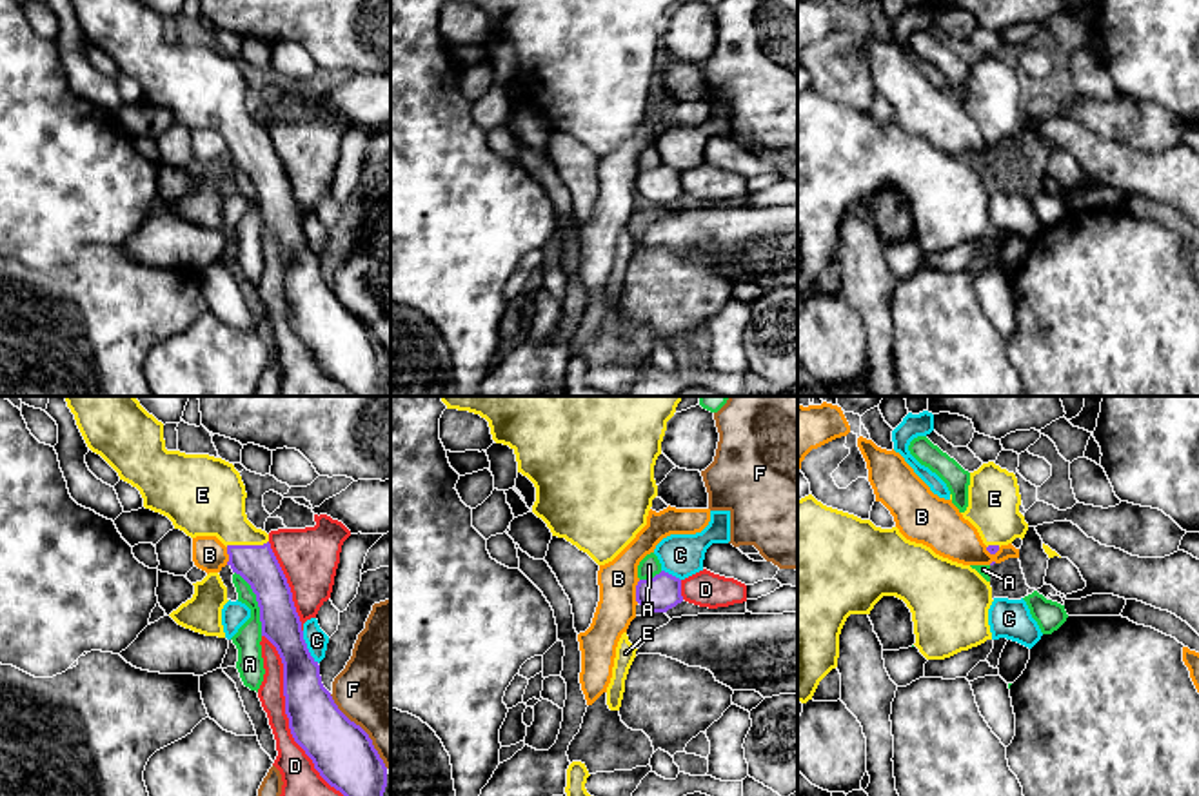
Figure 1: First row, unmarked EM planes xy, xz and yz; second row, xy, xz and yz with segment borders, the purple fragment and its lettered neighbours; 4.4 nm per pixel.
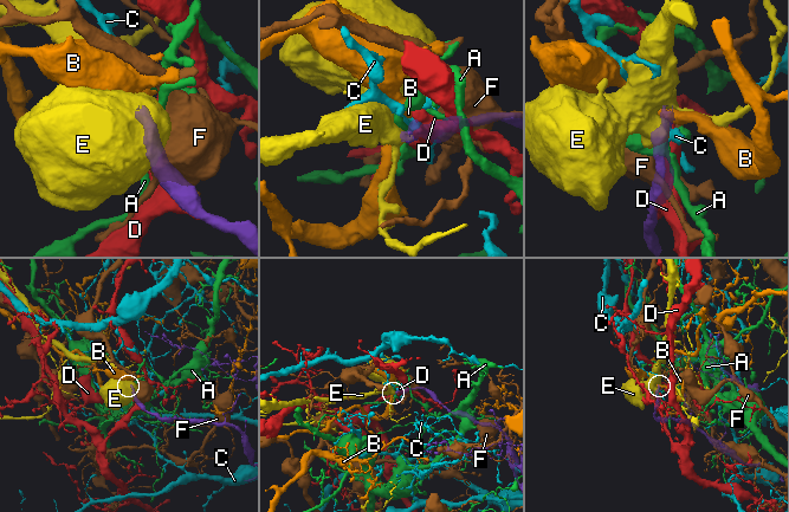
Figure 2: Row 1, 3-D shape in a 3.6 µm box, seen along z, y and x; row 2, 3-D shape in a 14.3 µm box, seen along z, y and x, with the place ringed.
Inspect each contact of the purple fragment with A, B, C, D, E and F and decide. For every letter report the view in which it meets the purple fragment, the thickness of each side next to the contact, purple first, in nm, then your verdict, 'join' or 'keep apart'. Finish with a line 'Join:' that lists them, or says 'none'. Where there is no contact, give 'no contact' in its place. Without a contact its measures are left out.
A: xy | 180/120 nm | keep apart
B: xz | 160/170 nm | keep apart
C: xy | 200/100 nm | keep apart
D: xy | 260/160 nm | keep apart
E: xy | 180/300 nm | join
F: xy | 280/440 nm | keep apart
Join: E

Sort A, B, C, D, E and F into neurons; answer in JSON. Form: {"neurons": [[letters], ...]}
{"neurons": [["A"], ["B"], ["C"], ["D"], ["E"], ["F"]]}

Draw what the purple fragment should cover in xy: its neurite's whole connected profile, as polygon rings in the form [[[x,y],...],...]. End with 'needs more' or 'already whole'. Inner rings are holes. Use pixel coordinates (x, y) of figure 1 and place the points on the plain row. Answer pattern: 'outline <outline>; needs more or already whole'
outline [[[69,0],[87,40],[100,47],[120,69],[136,80],[144,100],[167,109],[187,129],[216,129],[229,147],[227,158],[256,187],[262,229],[278,244],[283,256],[285,307],[294,334],[312,353],[320,369],[352,396],[383,396],[387,360],[369,327],[351,314],[323,280],[320,258],[303,233],[287,171],[271,142],[269,127],[245,107],[245,78],[233,56],[209,47],[167,44],[164,16],[144,0]]]; needs more

